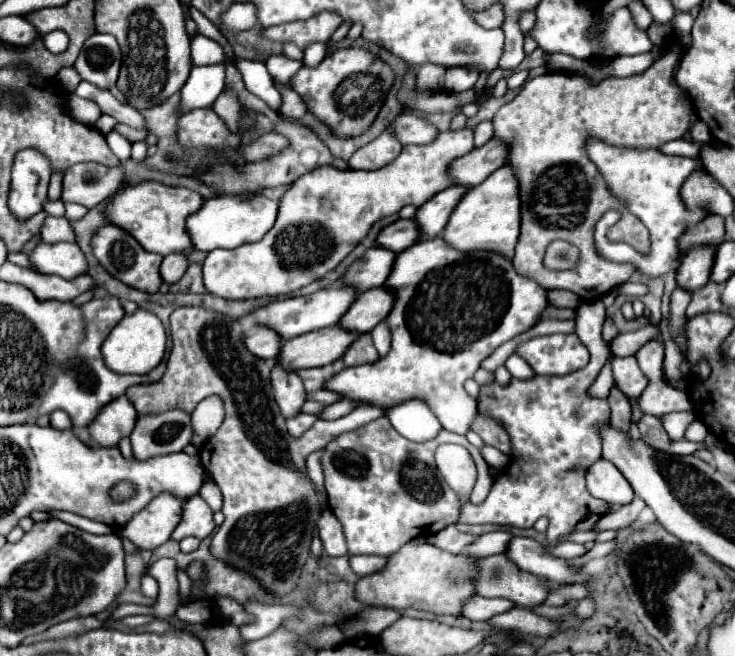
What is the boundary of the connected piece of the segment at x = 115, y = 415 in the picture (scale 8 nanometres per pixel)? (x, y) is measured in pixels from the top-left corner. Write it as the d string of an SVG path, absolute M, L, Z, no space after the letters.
M116 397L110 405L104 405L98 411L98 417L86 427L92 441L98 445L118 445L122 437L128 437L136 423L136 409L130 405L128 397Z

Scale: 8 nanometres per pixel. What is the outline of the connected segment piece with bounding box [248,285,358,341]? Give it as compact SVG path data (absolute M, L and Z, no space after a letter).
M330 287L330 289L320 289L312 295L302 295L302 297L286 297L286 299L276 299L268 305L262 305L254 311L248 313L248 321L256 325L270 325L280 337L280 341L288 341L290 337L298 337L302 333L310 333L314 329L324 329L330 325L336 325L338 319L346 313L346 309L352 305L356 299L358 291L350 287Z

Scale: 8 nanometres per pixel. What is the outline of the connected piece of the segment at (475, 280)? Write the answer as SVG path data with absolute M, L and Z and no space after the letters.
M440 237L420 239L410 249L396 253L384 287L398 293L394 309L384 319L392 333L390 351L374 363L344 369L330 379L328 389L344 393L348 399L362 399L378 407L392 407L406 399L422 399L432 413L436 413L444 429L466 435L470 421L476 415L476 399L464 391L464 381L474 377L480 363L492 355L494 349L528 331L542 319L548 309L546 291L538 283L518 275L512 261L506 261L502 255L498 257L496 253L484 251L458 253L446 247Z

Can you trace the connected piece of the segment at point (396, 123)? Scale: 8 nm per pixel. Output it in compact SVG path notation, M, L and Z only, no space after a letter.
M400 113L396 119L388 123L388 127L394 129L394 137L398 137L402 145L424 145L430 143L438 133L428 121L416 117L414 113Z

